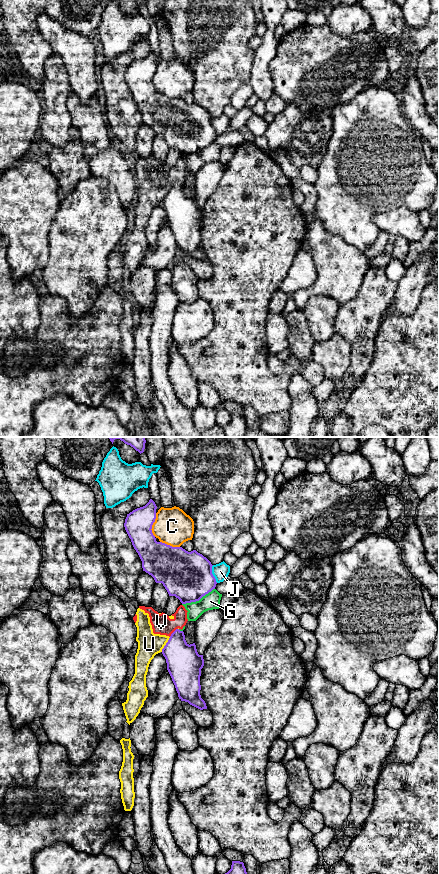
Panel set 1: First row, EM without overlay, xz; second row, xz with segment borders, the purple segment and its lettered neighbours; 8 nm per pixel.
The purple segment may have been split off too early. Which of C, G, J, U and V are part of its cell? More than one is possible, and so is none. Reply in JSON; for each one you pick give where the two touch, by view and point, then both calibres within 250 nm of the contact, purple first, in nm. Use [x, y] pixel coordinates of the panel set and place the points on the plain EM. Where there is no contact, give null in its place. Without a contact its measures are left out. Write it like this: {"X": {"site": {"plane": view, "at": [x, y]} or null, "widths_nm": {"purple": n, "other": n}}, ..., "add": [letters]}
{"add": []}

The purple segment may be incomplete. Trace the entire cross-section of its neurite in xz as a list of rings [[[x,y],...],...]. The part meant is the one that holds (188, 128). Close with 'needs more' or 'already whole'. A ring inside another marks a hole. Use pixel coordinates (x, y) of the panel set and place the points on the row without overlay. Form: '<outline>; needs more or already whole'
[[[149,54],[127,66],[124,79],[138,105],[143,123],[162,135],[182,156],[199,153],[216,139],[212,116],[196,102],[186,103],[157,94],[152,85],[157,58]]]; already whole

